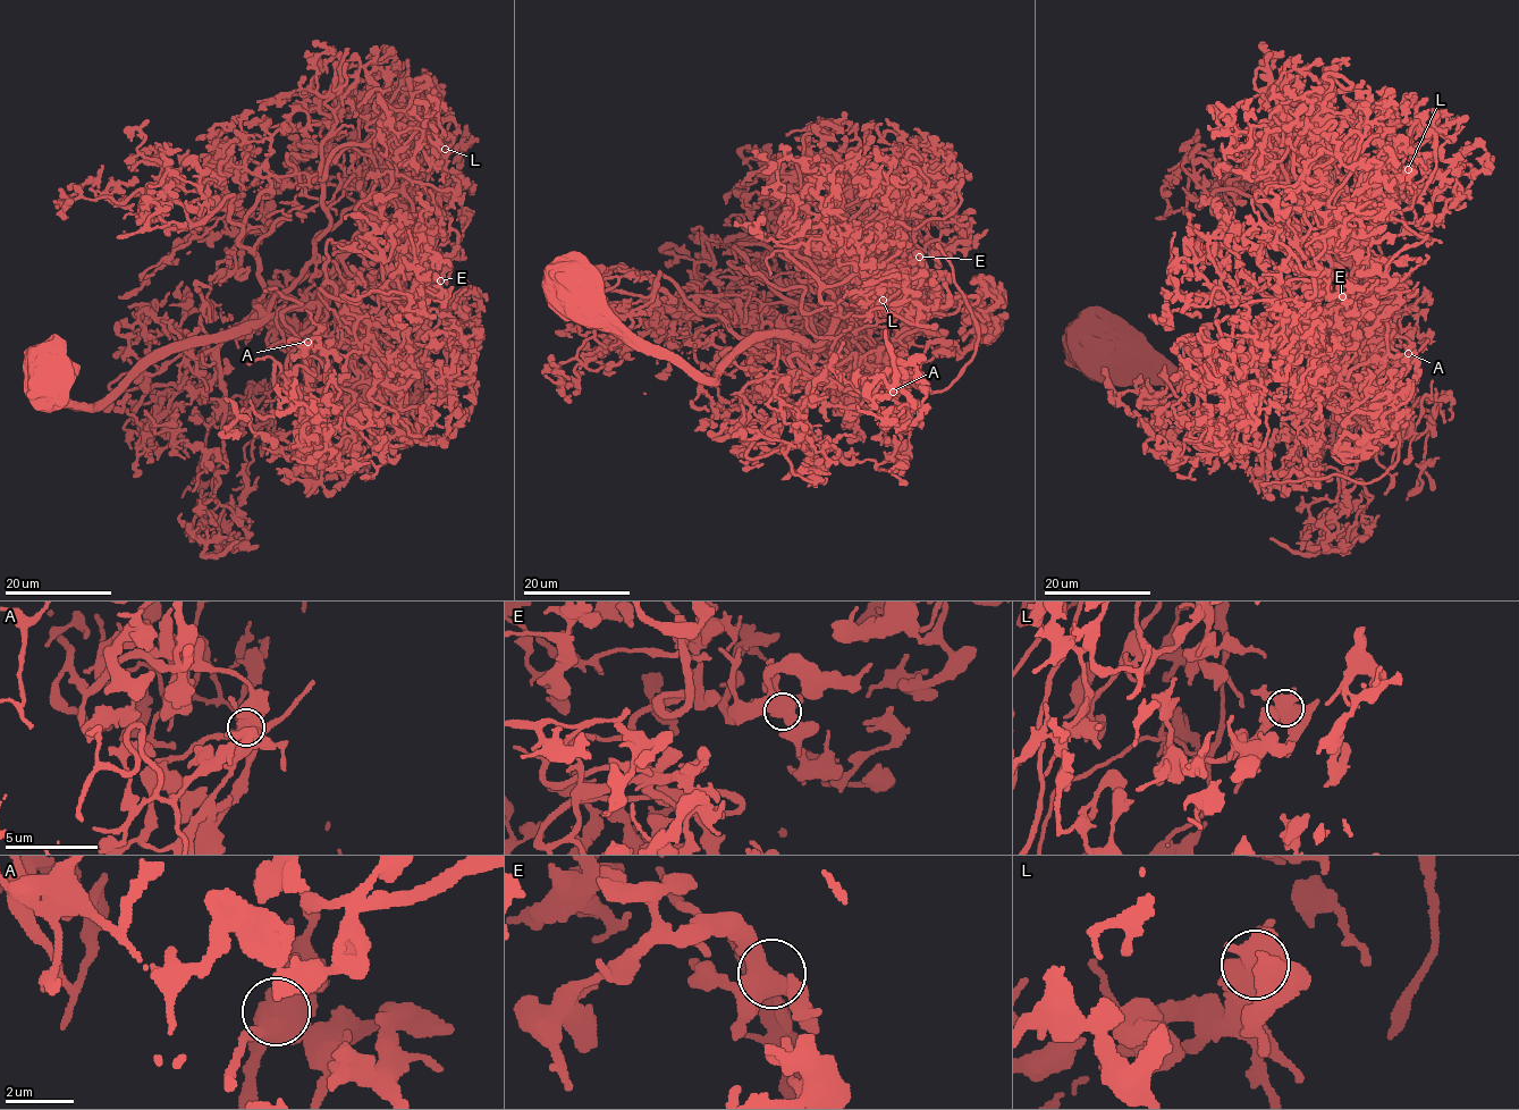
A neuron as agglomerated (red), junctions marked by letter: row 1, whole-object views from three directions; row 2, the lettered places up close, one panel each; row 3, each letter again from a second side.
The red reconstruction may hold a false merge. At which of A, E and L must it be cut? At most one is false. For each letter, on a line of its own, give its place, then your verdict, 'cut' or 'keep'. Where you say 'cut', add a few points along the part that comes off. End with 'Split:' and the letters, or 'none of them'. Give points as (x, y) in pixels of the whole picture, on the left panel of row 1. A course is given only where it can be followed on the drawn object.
A: place (307, 342); cut; course (306, 342), (302, 443), (355, 470), (370, 463), (368, 479)
E: place (440, 280); keep
L: place (445, 149); keep
Split: A

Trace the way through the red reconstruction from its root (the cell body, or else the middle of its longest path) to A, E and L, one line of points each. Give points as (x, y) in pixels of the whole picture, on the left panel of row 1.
A: (48, 381), (66, 404), (103, 404), (173, 352), (246, 334), (258, 301), (284, 324), (309, 321), (307, 342)
E: (48, 381), (66, 404), (103, 404), (173, 352), (317, 300), (339, 257), (378, 291), (431, 293), (440, 280)
L: (48, 381), (66, 404), (103, 404), (173, 352), (300, 310), (319, 296), (361, 225), (420, 179), (445, 149)

